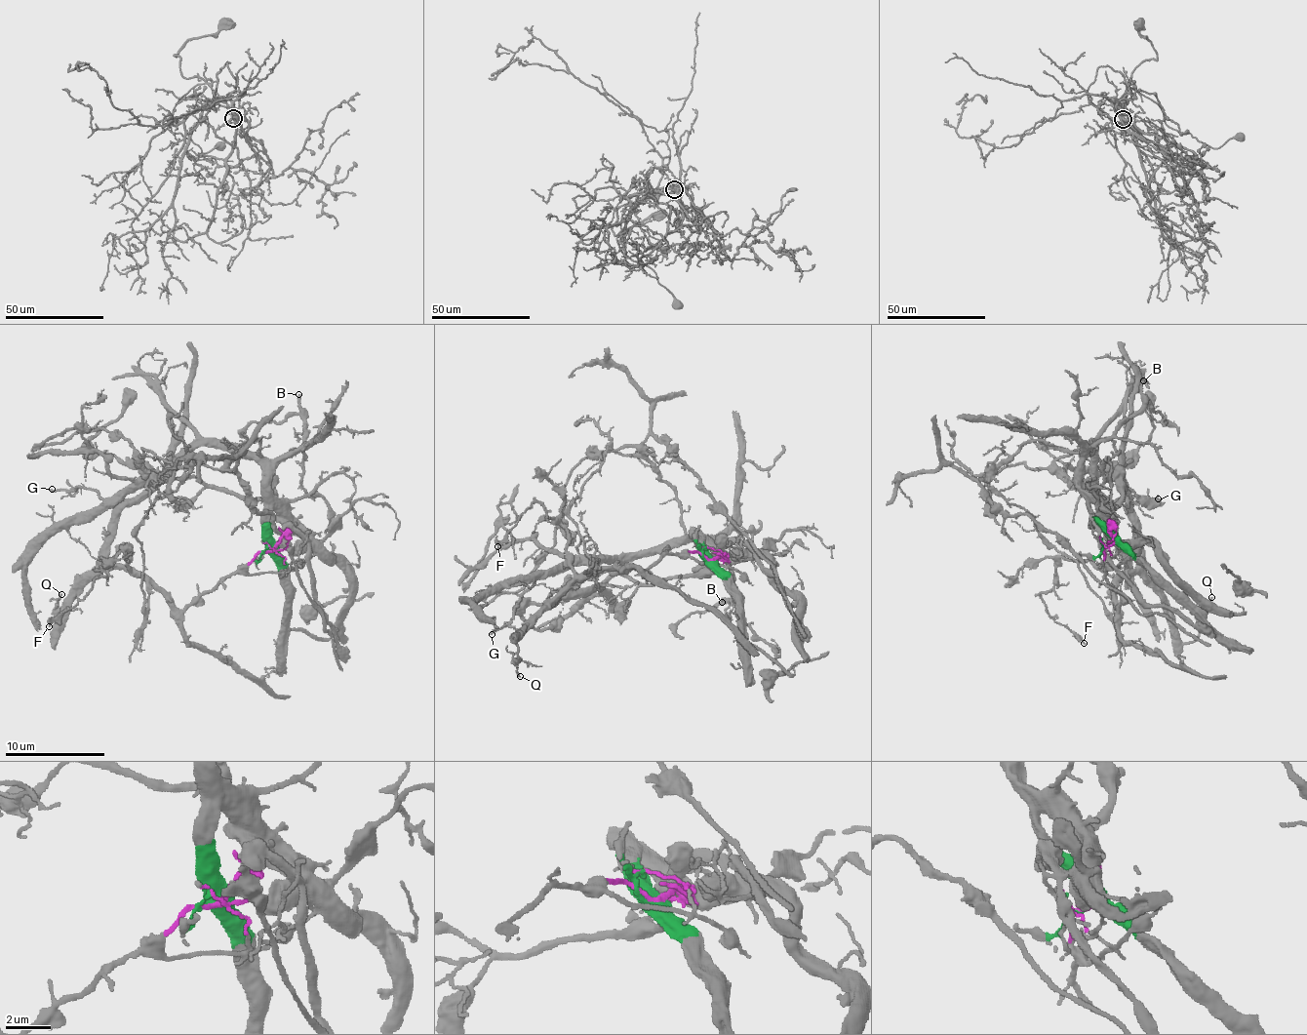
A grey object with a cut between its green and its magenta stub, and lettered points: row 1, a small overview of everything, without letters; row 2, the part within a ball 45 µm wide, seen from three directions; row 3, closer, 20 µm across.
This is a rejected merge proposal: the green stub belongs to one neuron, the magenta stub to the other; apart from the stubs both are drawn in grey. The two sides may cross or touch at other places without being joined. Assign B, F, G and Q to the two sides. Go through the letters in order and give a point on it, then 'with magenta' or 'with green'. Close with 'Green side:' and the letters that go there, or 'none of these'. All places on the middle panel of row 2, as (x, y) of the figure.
B: place (722, 602); with green
F: place (497, 546); with magenta
G: place (492, 634); with green
Q: place (520, 676); with magenta
Green side: B, G

